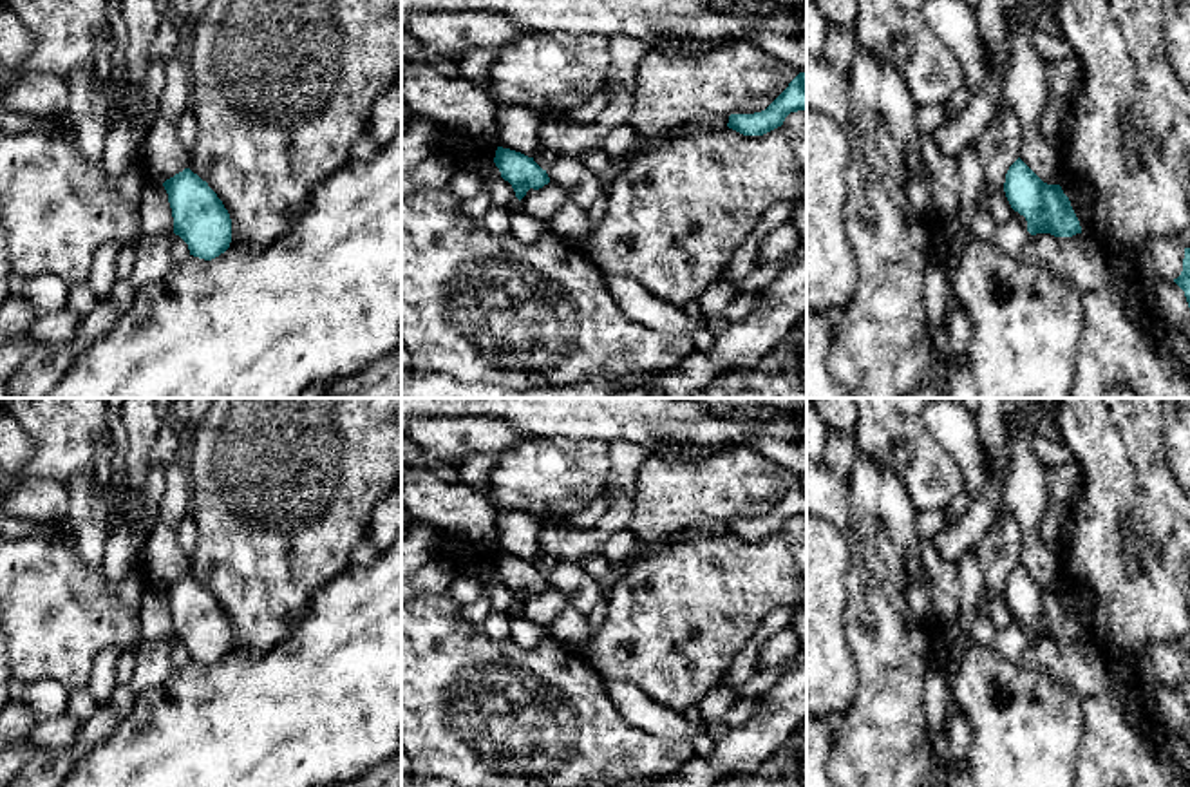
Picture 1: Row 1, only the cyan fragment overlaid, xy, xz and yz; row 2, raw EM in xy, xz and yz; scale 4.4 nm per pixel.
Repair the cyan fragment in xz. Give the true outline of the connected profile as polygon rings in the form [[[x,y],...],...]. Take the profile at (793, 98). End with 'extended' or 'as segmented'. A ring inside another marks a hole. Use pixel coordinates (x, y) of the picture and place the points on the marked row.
[[[807,71],[799,72],[765,110],[731,114],[727,127],[743,136],[763,136],[781,127],[785,118],[798,110],[807,110]]]; as segmented

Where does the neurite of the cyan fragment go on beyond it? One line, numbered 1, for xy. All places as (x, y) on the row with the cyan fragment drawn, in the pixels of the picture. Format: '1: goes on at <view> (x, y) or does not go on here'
1: does not go on here

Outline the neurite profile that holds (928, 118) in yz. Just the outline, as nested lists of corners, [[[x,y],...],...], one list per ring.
[[[919,105],[915,109],[915,127],[921,134],[933,134],[948,116],[946,105]]]

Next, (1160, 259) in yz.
[[[1176,235],[1157,237],[1145,242],[1139,251],[1139,273],[1147,284],[1174,280],[1183,271],[1185,246]]]

